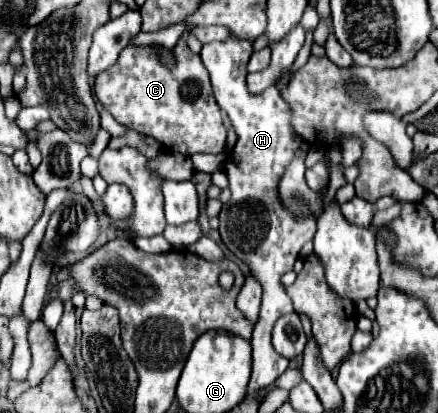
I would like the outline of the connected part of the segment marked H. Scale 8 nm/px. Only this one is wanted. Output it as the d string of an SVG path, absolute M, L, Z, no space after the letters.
M232 36L220 44L202 46L202 62L210 72L214 98L222 110L226 110L236 134L238 142L228 154L228 162L224 170L228 172L232 198L222 206L220 212L220 236L230 252L234 252L242 262L250 266L250 272L262 284L262 306L260 320L254 326L252 334L252 378L248 384L248 392L270 386L284 370L286 358L276 354L270 344L272 328L276 320L288 312L294 312L292 300L286 294L280 278L288 270L294 268L298 260L300 248L314 238L316 220L308 220L308 216L292 216L280 200L276 200L276 184L284 174L284 164L292 160L294 150L302 144L300 136L294 134L290 126L288 104L282 100L276 84L266 88L260 94L250 94L246 90L246 64L252 54L252 40L232 40Z

